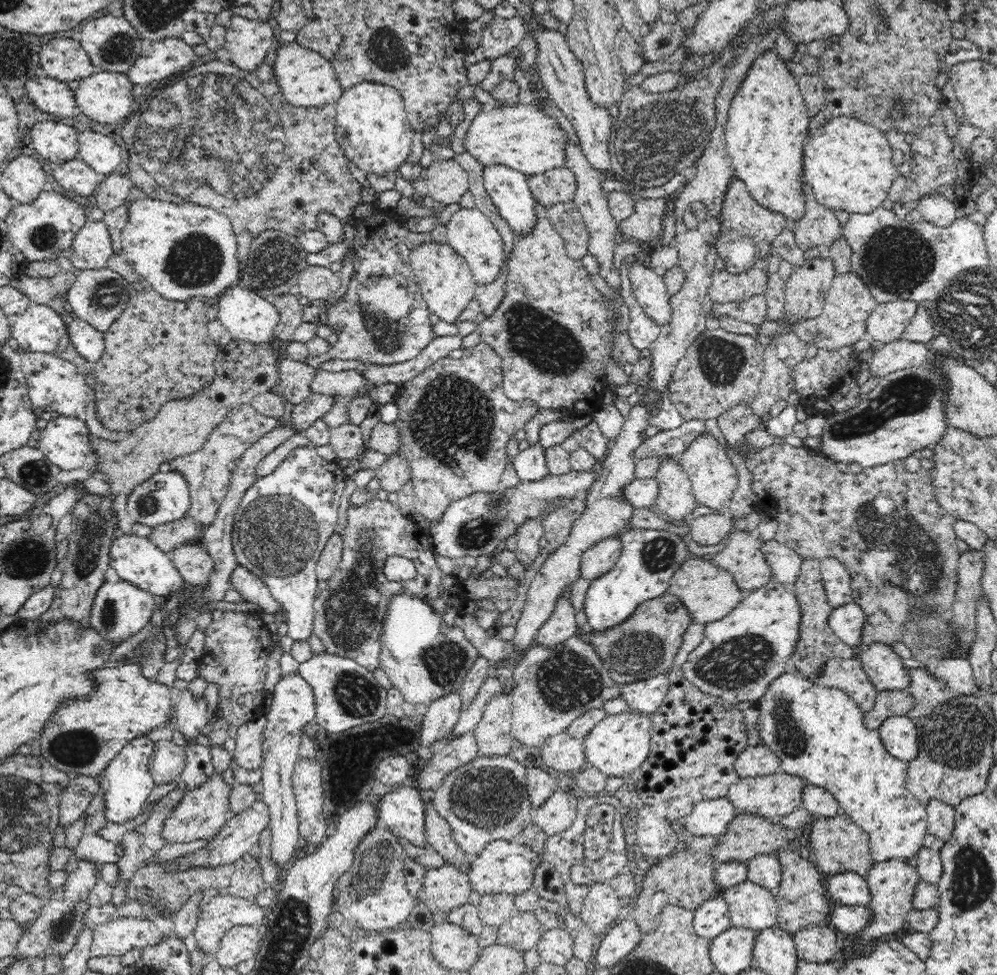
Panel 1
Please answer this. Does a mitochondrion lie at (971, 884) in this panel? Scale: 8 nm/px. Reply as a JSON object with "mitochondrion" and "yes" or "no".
{"mitochondrion":"yes"}

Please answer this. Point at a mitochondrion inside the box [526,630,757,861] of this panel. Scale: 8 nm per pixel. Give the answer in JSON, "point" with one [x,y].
{"point":[567,681]}

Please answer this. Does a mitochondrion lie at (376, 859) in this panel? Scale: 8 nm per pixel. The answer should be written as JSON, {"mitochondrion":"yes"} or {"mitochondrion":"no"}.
{"mitochondrion":"yes"}

